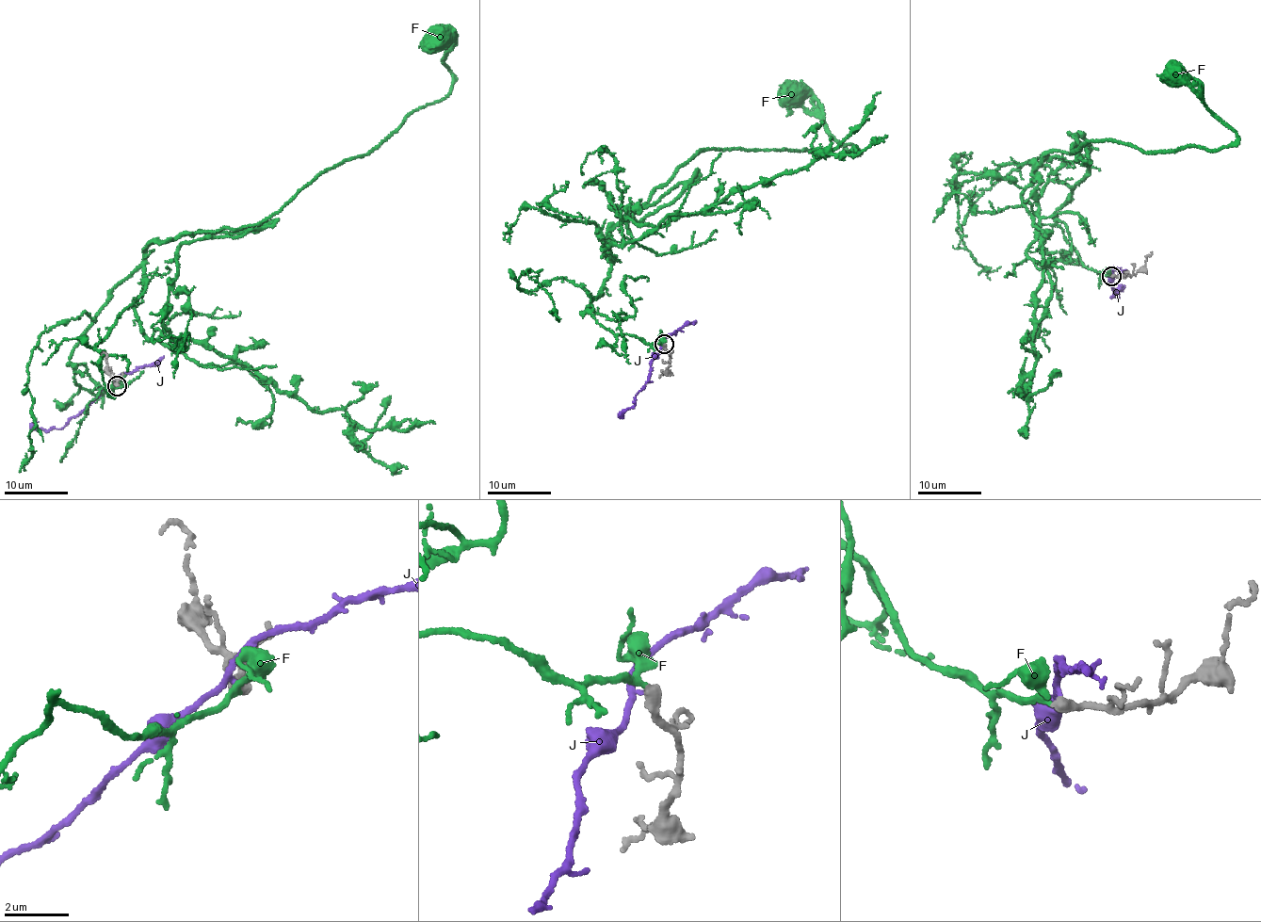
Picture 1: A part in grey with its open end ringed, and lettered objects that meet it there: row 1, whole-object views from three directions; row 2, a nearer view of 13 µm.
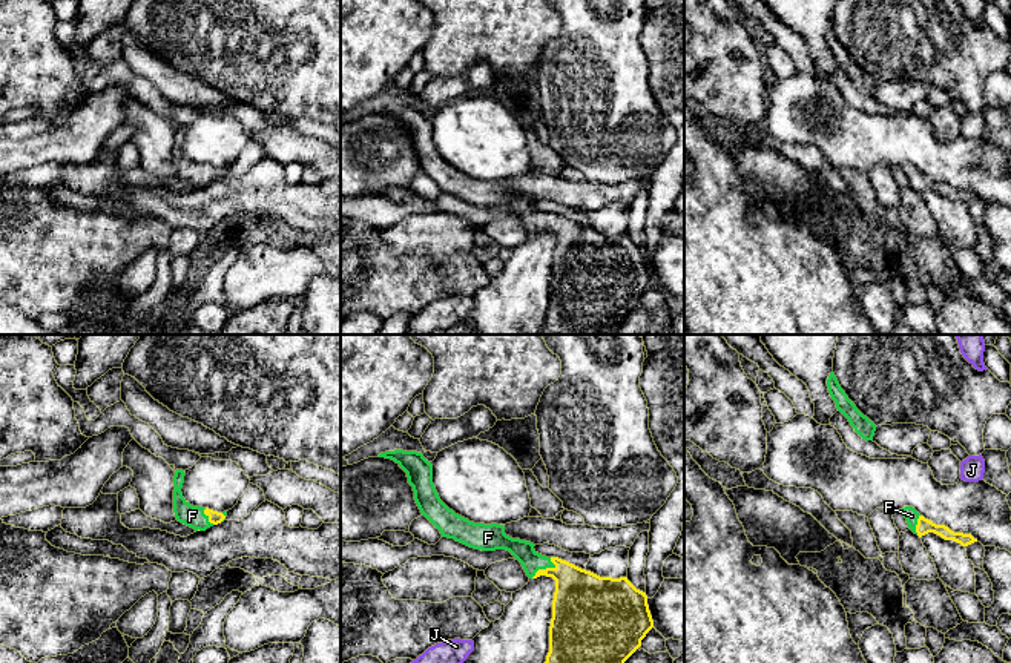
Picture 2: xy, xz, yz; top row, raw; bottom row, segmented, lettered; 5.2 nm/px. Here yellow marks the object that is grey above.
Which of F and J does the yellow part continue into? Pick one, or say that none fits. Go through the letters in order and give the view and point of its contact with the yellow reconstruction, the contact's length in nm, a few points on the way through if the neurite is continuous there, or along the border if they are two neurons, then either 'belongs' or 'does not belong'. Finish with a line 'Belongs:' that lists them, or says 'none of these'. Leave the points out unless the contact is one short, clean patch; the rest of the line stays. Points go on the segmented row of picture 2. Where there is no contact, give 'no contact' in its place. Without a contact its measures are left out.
F: meets yellow in xz at (546, 568); contact 160 nm long; runs through xz (582, 600), (546, 568), (537, 565), (523, 551); belongs
J: no contact; does not belong
Belongs: F

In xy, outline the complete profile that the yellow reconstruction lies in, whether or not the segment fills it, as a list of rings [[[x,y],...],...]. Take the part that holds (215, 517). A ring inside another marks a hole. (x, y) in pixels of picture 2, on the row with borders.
[[[176,470],[173,476],[173,513],[178,522],[190,526],[195,533],[206,531],[207,528],[218,525],[226,520],[227,511],[218,513],[203,506],[190,505],[181,493],[186,473]]]

